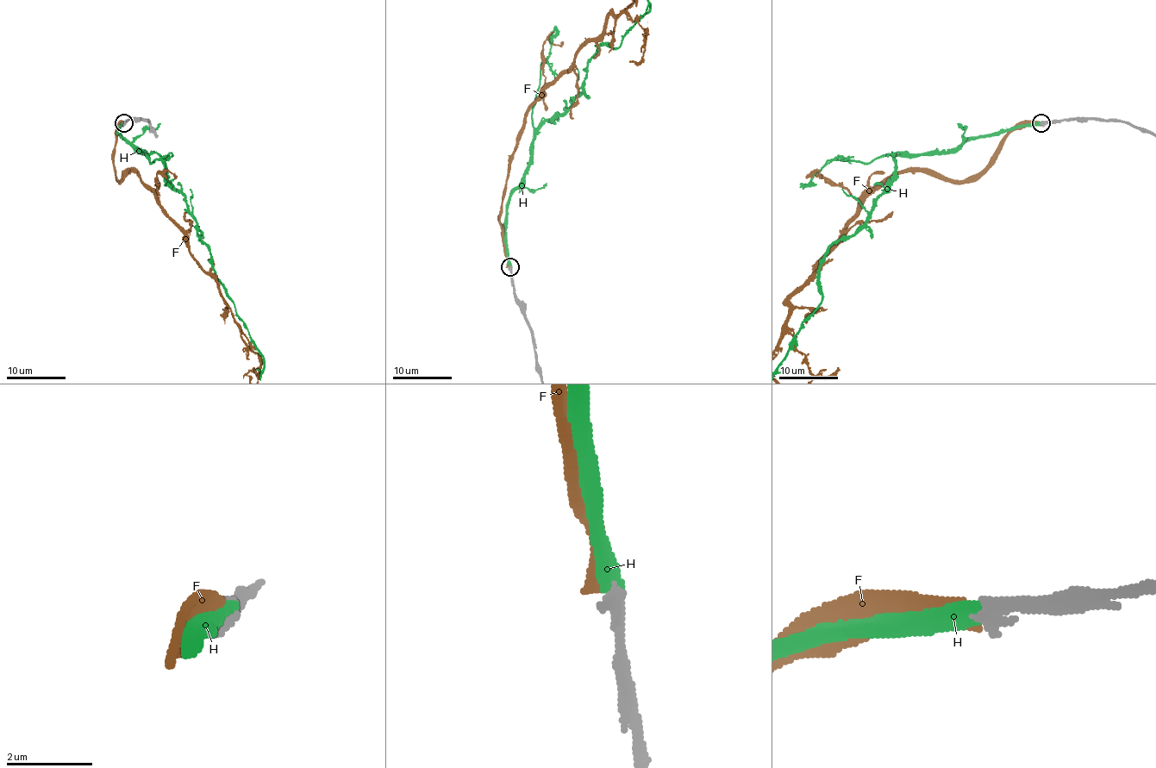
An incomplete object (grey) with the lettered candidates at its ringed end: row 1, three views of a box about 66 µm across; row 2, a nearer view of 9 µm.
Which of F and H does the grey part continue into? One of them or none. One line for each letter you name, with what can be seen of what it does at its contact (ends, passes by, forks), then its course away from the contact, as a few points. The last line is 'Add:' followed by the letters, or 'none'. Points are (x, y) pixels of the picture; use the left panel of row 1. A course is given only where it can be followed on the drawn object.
H: it ends | via (124, 122), (121, 136), (140, 152), (156, 152), (166, 179), (185, 200), (215, 277), (263, 358)
Add: H

